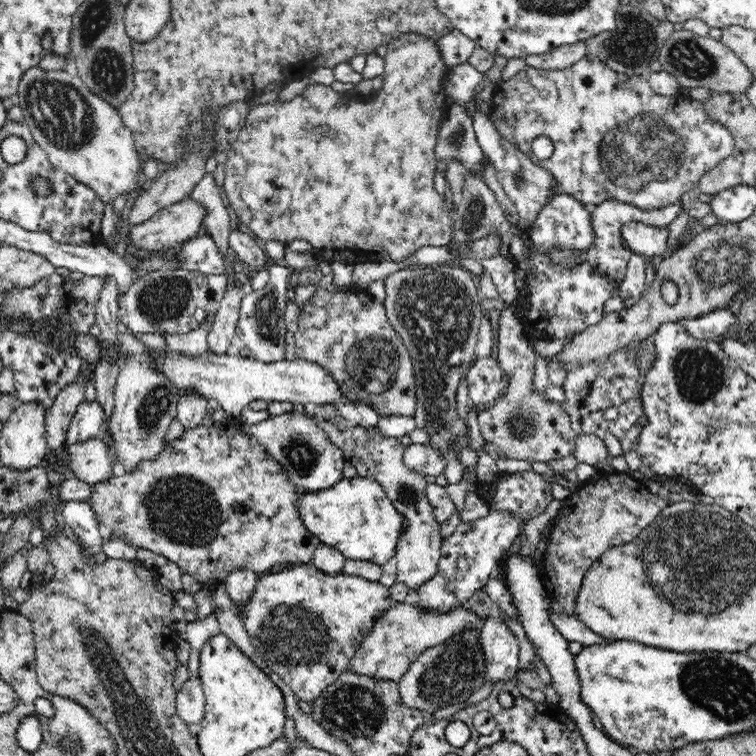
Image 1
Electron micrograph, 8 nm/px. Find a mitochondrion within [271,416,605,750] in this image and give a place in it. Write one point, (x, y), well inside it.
(454, 672)

